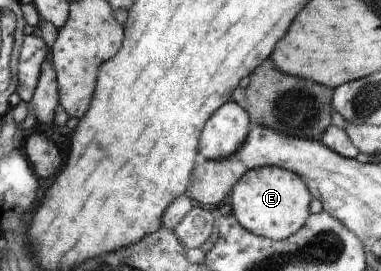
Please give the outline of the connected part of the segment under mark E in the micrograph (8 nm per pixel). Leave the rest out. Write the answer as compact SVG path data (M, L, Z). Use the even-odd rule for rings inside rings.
M263 166L245 173L227 201L231 204L233 215L246 230L270 241L284 242L305 226L310 217L308 208L312 196L309 187L294 171Z

